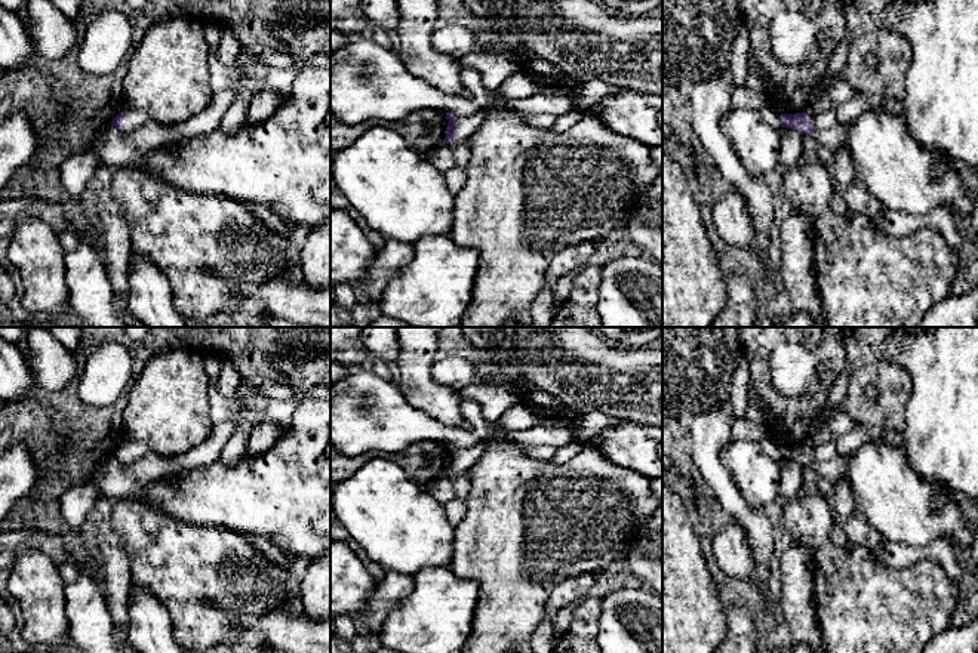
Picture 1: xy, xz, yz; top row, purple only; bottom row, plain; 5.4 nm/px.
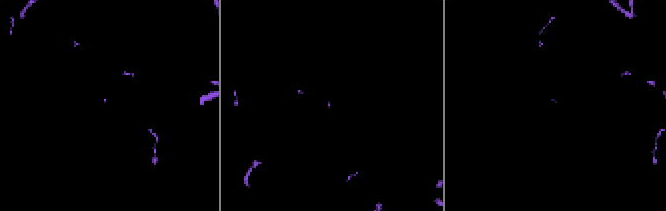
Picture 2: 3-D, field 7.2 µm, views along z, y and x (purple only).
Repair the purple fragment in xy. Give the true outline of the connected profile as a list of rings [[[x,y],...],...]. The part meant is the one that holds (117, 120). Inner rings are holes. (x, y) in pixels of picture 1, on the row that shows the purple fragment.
[[[126,108],[113,118],[111,124],[122,132],[132,132],[139,126],[145,124],[148,120],[150,115],[145,111]]]

